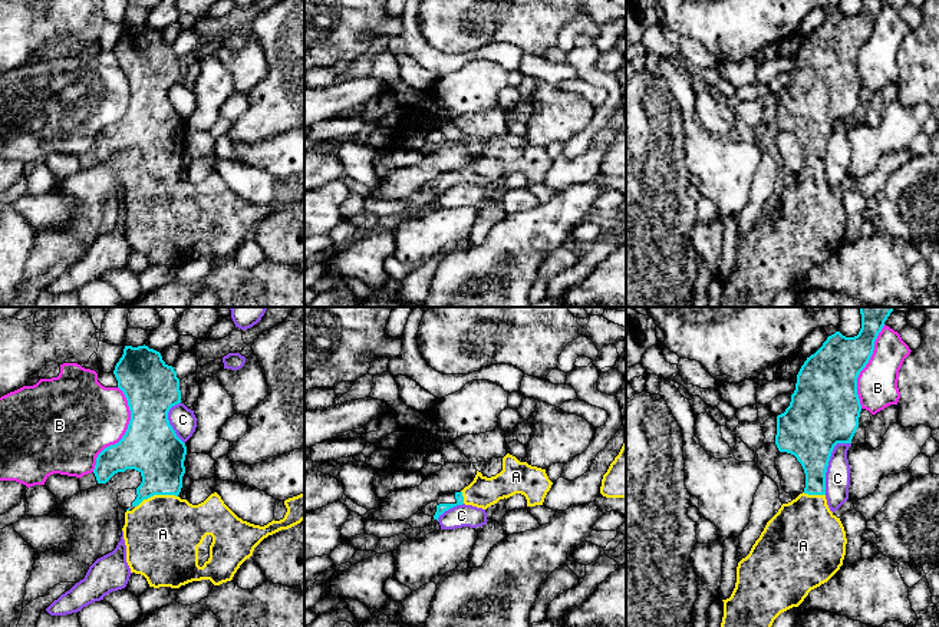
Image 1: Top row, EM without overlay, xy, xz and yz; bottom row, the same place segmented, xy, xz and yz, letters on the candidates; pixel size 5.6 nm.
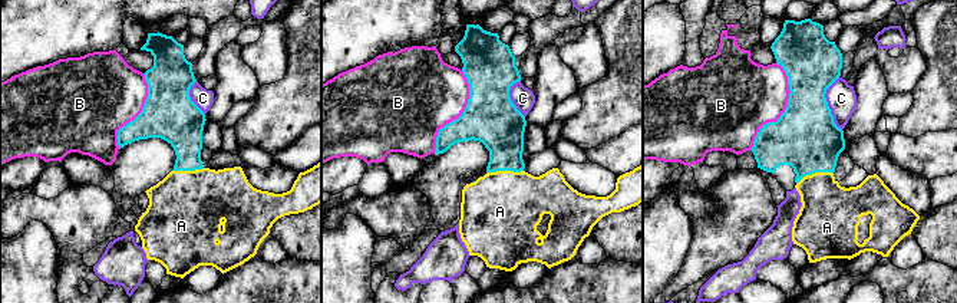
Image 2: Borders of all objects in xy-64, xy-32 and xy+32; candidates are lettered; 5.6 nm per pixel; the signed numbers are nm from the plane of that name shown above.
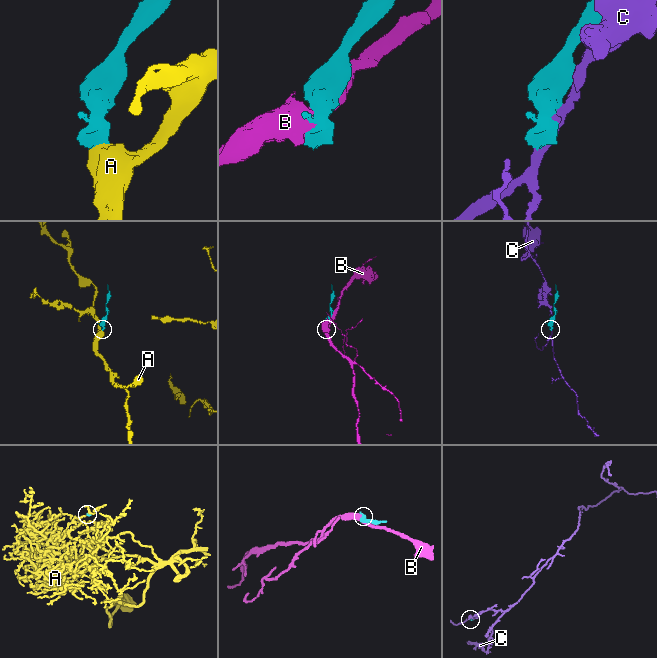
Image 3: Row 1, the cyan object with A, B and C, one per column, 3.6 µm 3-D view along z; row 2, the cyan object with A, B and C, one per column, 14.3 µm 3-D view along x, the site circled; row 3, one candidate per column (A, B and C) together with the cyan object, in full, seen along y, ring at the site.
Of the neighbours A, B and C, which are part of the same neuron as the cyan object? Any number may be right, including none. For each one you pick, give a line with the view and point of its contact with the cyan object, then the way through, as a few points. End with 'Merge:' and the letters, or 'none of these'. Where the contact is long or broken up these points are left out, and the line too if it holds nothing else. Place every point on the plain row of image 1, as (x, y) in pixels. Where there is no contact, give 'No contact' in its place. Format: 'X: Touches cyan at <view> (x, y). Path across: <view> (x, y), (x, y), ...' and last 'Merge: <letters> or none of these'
A: Touches cyan at xy (155, 172). Path across: xy (154, 128), (155, 172), (162, 213)
Merge: A

